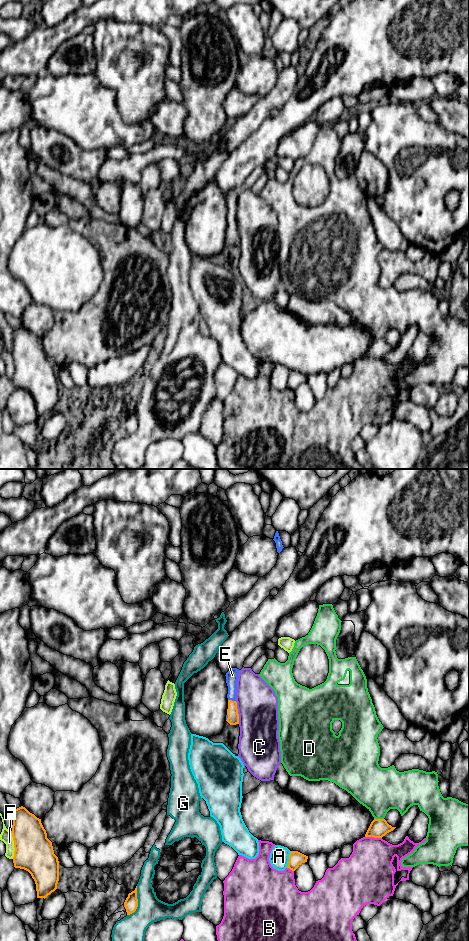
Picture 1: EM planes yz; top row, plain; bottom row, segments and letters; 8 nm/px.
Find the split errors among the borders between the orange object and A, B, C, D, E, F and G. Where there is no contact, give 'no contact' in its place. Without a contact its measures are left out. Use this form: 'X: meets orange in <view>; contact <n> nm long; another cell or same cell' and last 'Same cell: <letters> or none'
A: meets orange in yz; contact 140 nm long; another cell
B: meets orange in yz; contact 140 nm long; another cell
C: meets orange in yz; contact 190 nm long; another cell
D: meets orange in yz; contact 80 nm long; another cell
E: meets orange in yz; contact 70 nm long; same cell
F: meets orange in yz; contact 220 nm long; another cell
G: meets orange in yz; contact 260 nm long; another cell
Same cell: E

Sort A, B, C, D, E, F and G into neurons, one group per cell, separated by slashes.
A / B / C / D / E / F / G

